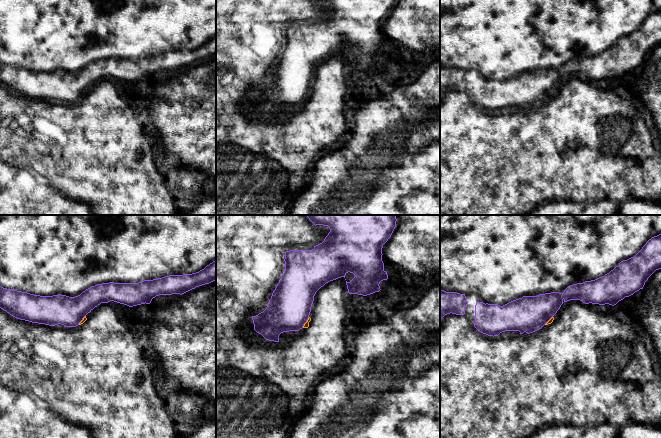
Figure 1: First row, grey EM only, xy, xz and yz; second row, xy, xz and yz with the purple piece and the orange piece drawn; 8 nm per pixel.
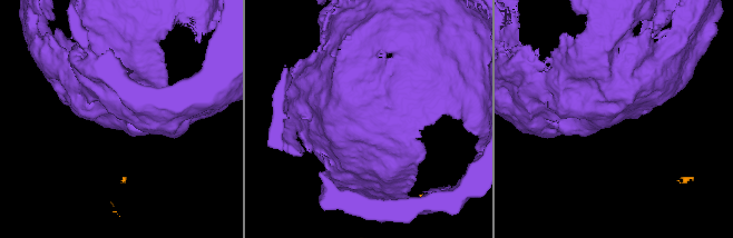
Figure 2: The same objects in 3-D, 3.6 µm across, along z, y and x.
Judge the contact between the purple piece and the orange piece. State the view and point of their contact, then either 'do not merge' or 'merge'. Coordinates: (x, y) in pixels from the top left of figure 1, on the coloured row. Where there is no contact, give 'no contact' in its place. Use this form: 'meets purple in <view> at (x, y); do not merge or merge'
meets purple in xz at (306, 321); do not merge

